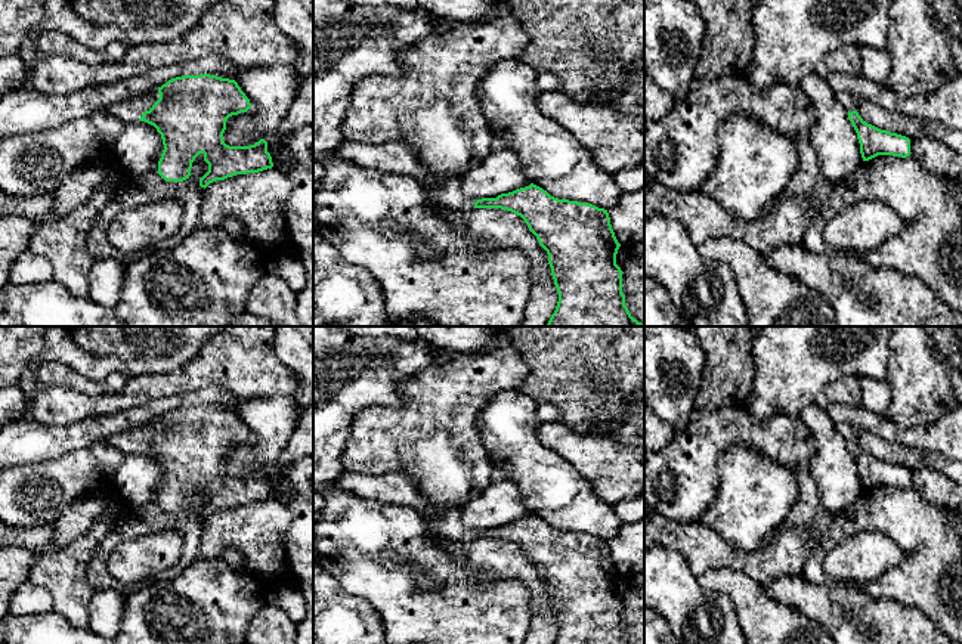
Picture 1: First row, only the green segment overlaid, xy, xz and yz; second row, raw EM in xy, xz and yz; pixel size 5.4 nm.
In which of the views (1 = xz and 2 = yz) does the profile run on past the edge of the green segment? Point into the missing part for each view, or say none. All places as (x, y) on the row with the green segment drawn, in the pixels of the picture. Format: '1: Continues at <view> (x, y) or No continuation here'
1: Continues at xz (448, 194)
2: Continues at yz (848, 101)

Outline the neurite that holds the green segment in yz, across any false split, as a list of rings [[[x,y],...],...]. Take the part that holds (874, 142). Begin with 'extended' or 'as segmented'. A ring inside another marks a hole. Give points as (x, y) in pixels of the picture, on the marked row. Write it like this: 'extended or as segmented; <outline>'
extended; [[[839,92],[836,93],[836,97],[845,108],[848,120],[857,133],[863,161],[869,161],[878,155],[893,155],[901,158],[910,155],[909,137],[867,124],[857,112],[859,99],[848,92]]]

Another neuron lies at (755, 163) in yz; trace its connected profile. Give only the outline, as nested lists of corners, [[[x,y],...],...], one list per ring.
[[[745,112],[718,127],[717,168],[700,191],[745,220],[760,219],[764,205],[791,182],[796,167],[796,140]]]

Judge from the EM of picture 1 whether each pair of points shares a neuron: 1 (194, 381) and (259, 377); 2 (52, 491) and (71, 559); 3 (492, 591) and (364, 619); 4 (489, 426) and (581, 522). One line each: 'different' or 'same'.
1: same
2: different
3: different
4: same

